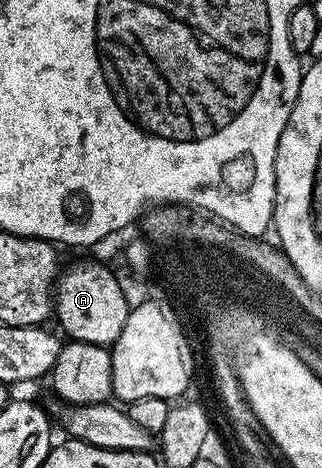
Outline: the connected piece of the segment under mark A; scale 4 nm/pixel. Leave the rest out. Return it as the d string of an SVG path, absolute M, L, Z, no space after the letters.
M82 260L59 275L52 293L52 312L58 316L58 324L67 332L71 341L113 346L124 330L131 301L126 301L122 284L102 264L94 260Z

